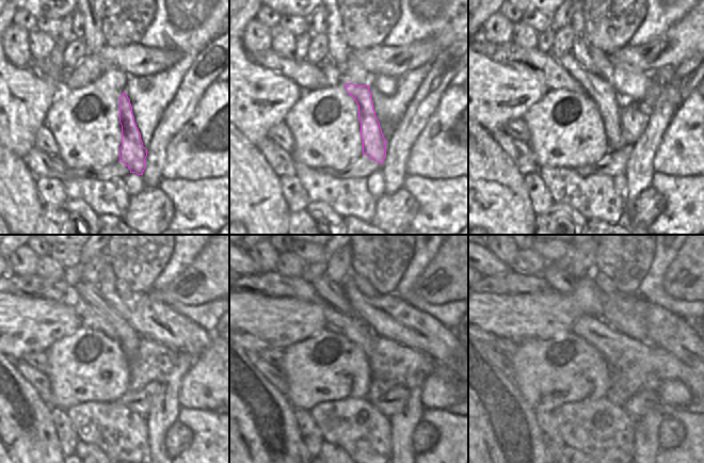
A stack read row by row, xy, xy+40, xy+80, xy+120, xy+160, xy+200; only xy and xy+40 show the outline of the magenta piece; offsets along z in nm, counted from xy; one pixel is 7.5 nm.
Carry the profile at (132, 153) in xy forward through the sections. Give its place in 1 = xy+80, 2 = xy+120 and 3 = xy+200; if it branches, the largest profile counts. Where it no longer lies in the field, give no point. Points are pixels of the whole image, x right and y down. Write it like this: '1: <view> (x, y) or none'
1: xy+80 (603, 94)
2: xy+120 (129, 339)
3: xy+200 (562, 282)

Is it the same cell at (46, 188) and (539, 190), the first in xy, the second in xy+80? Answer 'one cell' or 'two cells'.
one cell

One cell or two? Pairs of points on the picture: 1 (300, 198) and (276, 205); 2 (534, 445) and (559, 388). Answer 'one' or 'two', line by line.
1: two
2: two

